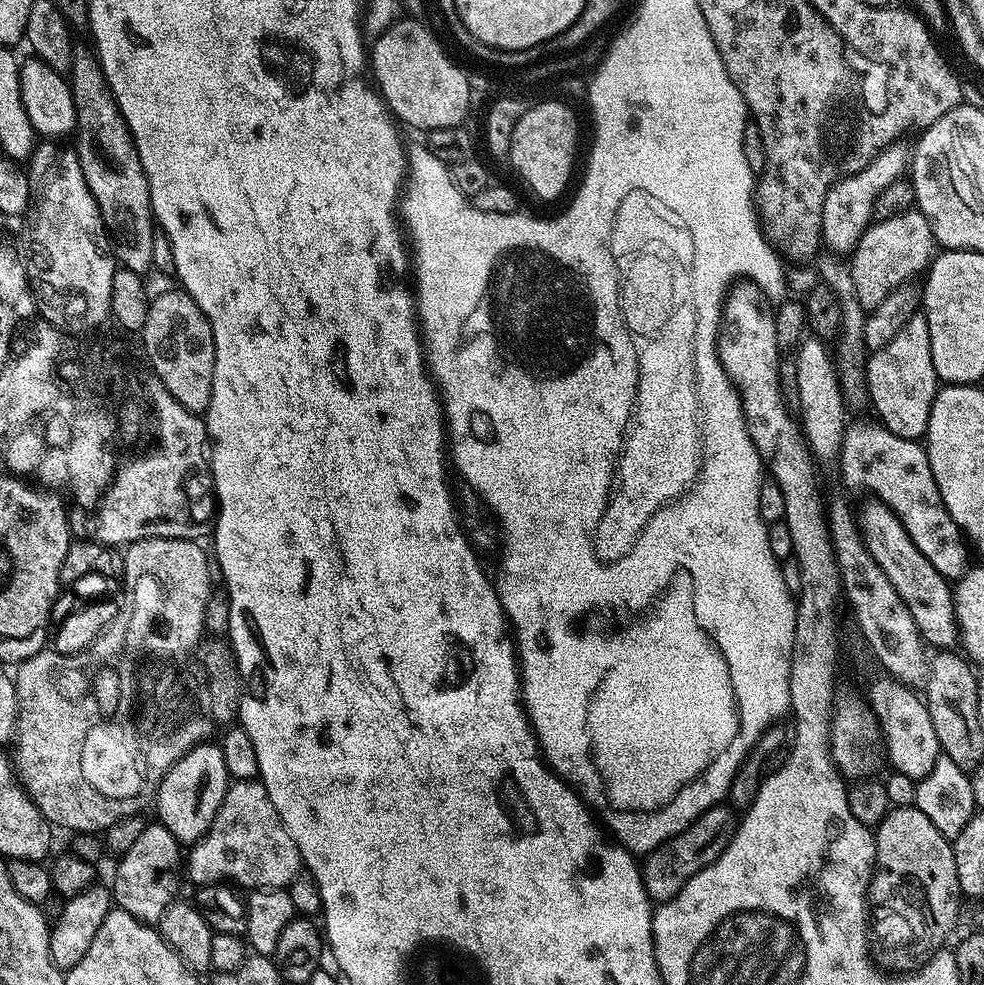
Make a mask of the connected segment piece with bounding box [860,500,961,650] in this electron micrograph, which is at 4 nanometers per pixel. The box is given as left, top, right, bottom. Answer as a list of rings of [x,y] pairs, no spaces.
[[[877,500],[870,502],[862,514],[860,512],[860,531],[864,545],[872,558],[878,562],[878,566],[882,566],[894,590],[898,590],[902,602],[906,602],[906,610],[910,610],[910,615],[914,617],[914,626],[918,626],[925,645],[936,650],[955,649],[961,637],[960,626],[956,621],[953,585],[947,576],[938,574],[938,570],[930,566],[930,560],[914,546],[901,520],[890,508]]]

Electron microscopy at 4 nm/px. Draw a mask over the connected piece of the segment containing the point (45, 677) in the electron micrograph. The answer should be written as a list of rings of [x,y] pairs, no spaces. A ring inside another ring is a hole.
[[[32,656],[15,669],[14,679],[20,721],[16,724],[14,768],[19,783],[31,796],[45,820],[57,829],[69,828],[69,833],[103,833],[123,816],[137,815],[149,803],[147,798],[137,804],[120,804],[104,800],[90,786],[82,768],[82,748],[88,740],[88,727],[82,714],[71,712],[71,705],[56,691],[52,683],[52,664],[36,664]]]

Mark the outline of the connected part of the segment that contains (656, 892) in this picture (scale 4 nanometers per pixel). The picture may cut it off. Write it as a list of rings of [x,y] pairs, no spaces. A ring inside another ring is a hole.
[[[721,802],[712,808],[707,808],[690,826],[674,834],[666,842],[662,842],[653,852],[647,853],[642,860],[642,875],[644,889],[648,892],[648,899],[657,905],[672,900],[706,866],[710,866],[726,850],[726,846],[734,838],[738,823],[737,809]]]

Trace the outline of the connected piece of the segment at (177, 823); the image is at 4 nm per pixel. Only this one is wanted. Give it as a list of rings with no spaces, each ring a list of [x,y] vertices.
[[[197,742],[172,764],[172,769],[164,776],[164,781],[154,797],[159,823],[174,834],[181,842],[201,840],[208,833],[208,827],[218,814],[218,806],[222,806],[222,798],[226,798],[226,790],[230,777],[226,770],[226,761],[222,758],[219,743]]]

